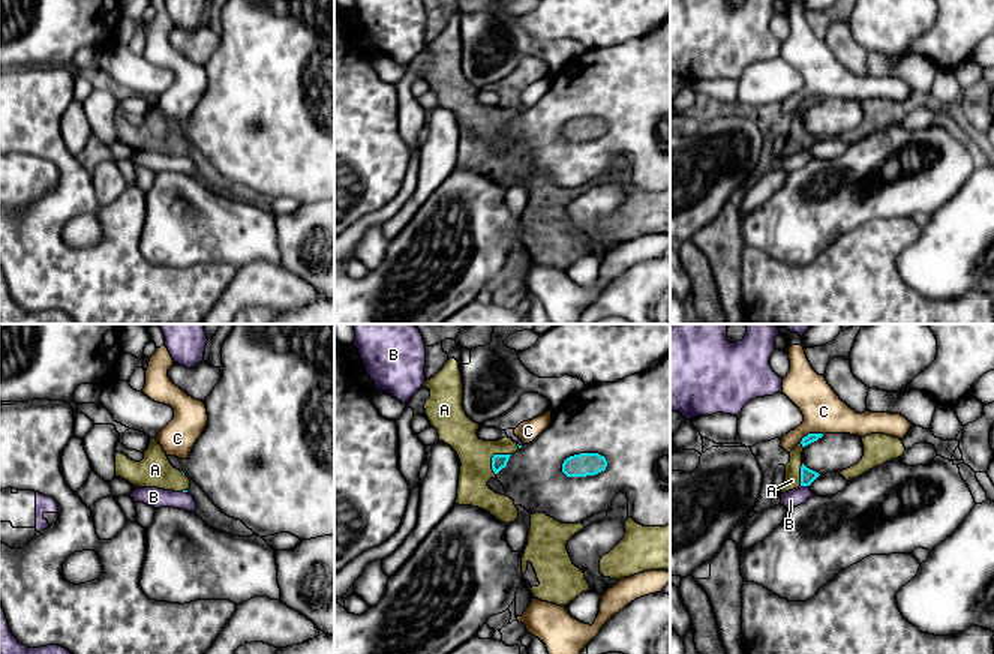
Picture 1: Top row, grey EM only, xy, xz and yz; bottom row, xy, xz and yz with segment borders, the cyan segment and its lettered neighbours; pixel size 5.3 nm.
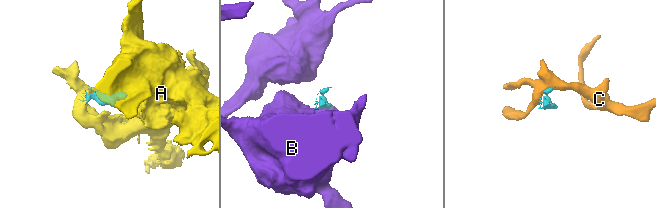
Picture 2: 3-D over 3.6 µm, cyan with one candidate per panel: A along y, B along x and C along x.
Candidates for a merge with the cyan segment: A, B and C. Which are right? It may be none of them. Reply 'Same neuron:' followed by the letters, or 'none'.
Same neuron: A

